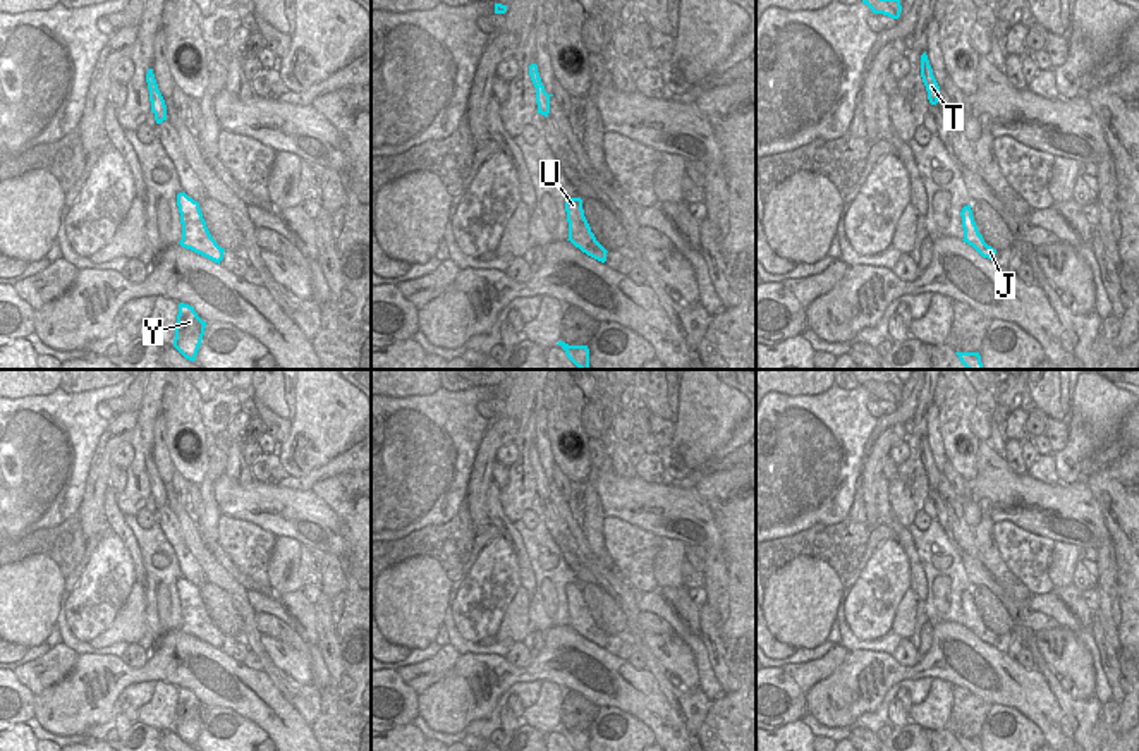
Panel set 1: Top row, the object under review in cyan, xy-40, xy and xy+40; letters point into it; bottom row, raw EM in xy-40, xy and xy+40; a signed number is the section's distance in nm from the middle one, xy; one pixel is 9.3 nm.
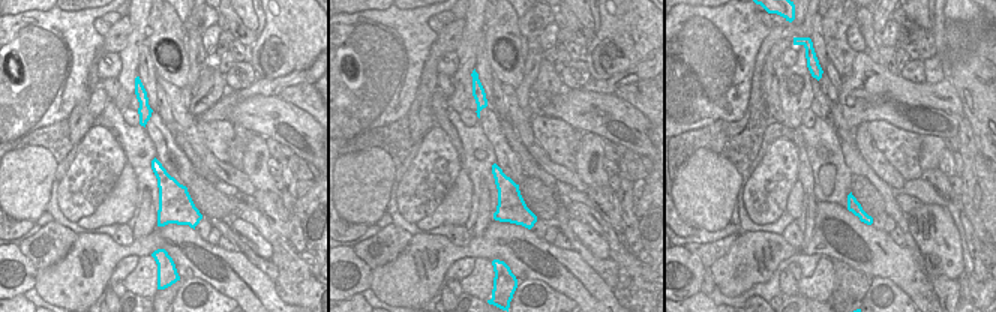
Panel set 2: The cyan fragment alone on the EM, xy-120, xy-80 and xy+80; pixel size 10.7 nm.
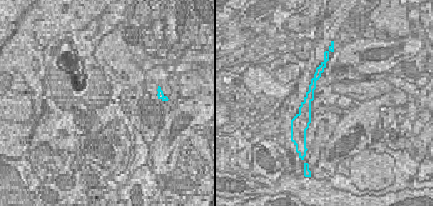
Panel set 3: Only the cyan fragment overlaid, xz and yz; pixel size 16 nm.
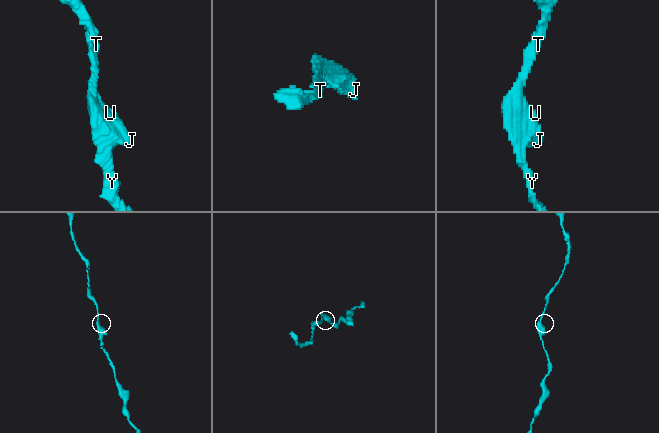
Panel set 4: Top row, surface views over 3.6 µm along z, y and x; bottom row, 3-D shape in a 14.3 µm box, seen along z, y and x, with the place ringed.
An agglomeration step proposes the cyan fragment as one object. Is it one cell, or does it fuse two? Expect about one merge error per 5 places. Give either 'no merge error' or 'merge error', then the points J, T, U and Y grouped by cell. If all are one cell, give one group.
no merge error; J T U Y

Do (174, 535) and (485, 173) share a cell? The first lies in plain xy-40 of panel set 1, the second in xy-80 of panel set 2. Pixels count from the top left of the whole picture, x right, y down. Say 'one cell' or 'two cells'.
two cells

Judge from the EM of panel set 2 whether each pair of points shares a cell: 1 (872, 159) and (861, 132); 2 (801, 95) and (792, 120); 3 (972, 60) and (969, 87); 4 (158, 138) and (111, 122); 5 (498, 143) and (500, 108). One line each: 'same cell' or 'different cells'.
1: same cell
2: same cell
3: same cell
4: different cells
5: different cells

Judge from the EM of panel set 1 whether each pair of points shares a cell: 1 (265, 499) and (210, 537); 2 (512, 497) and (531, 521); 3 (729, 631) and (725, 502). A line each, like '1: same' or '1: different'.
1: different
2: different
3: same

